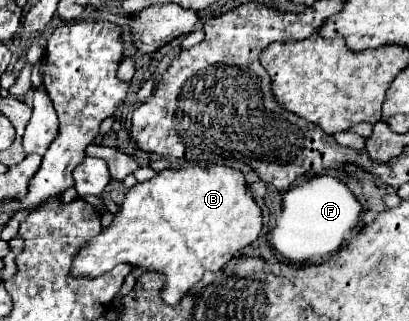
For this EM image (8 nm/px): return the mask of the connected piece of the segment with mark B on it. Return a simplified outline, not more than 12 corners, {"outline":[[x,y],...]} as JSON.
{"outline":[[166,169],[126,193],[70,275],[164,275],[176,305],[260,231],[240,171]]}

